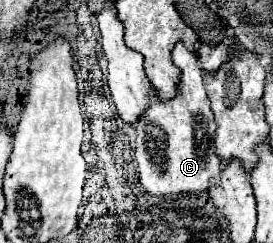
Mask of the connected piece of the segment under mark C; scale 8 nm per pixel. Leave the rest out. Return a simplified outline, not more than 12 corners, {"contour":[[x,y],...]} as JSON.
{"contour":[[182,43],[178,97],[136,125],[142,187],[178,201],[218,185],[216,121]]}

